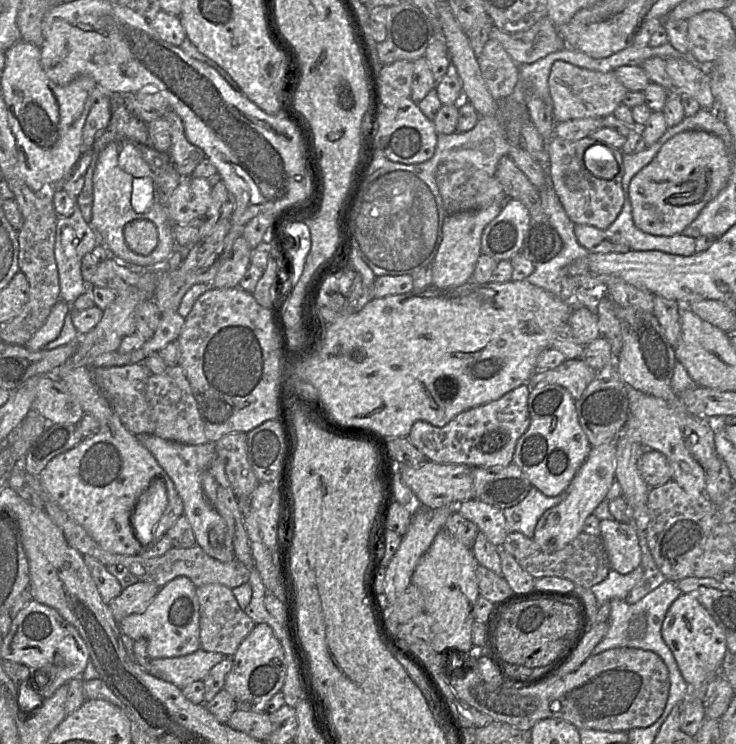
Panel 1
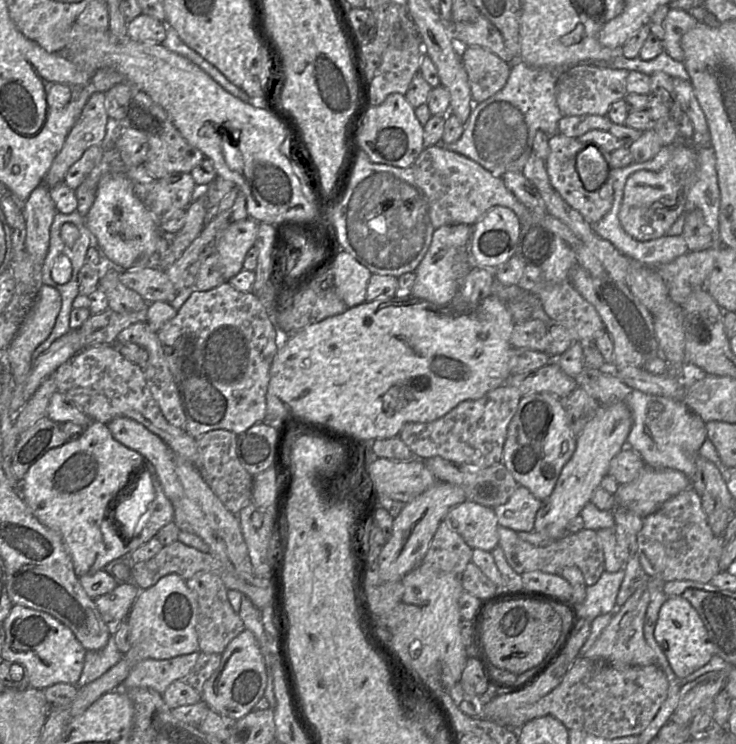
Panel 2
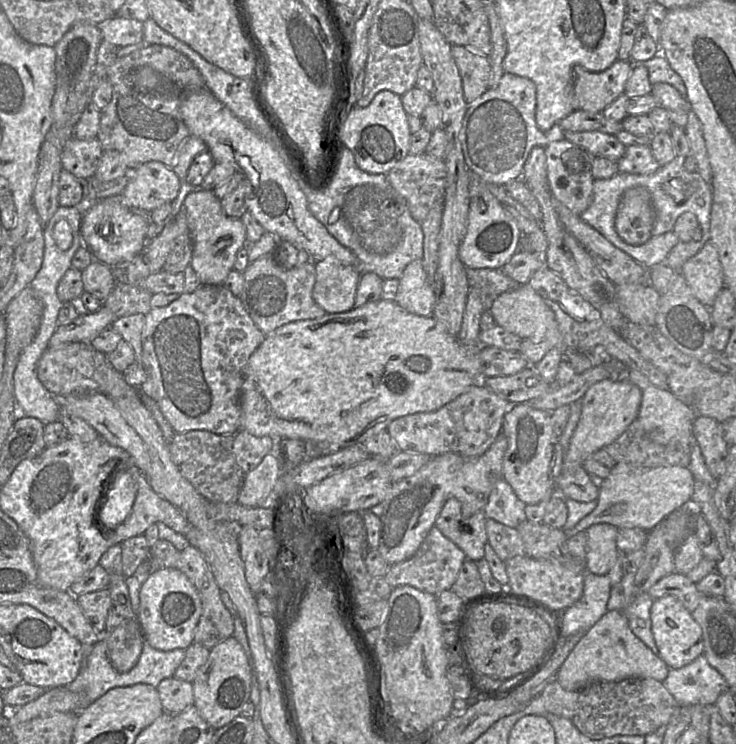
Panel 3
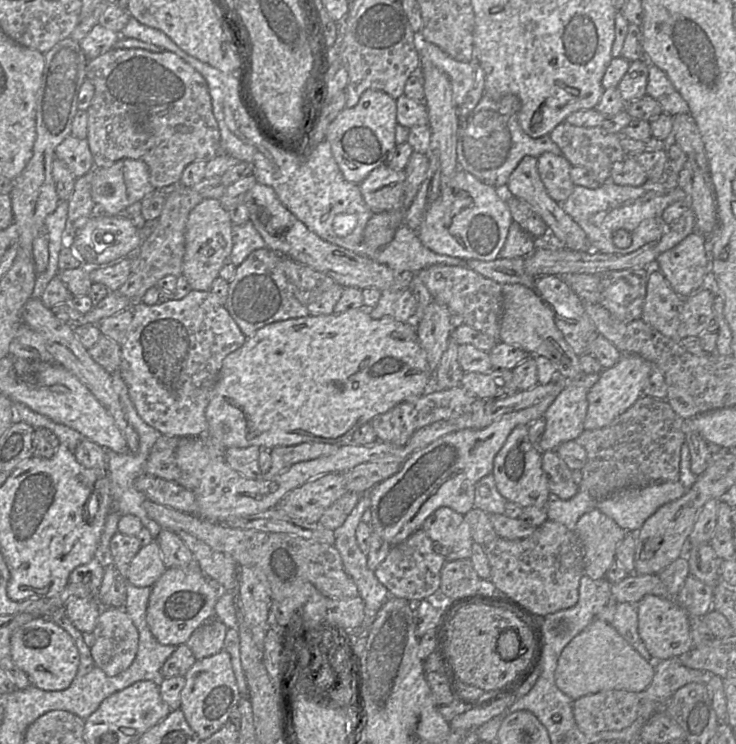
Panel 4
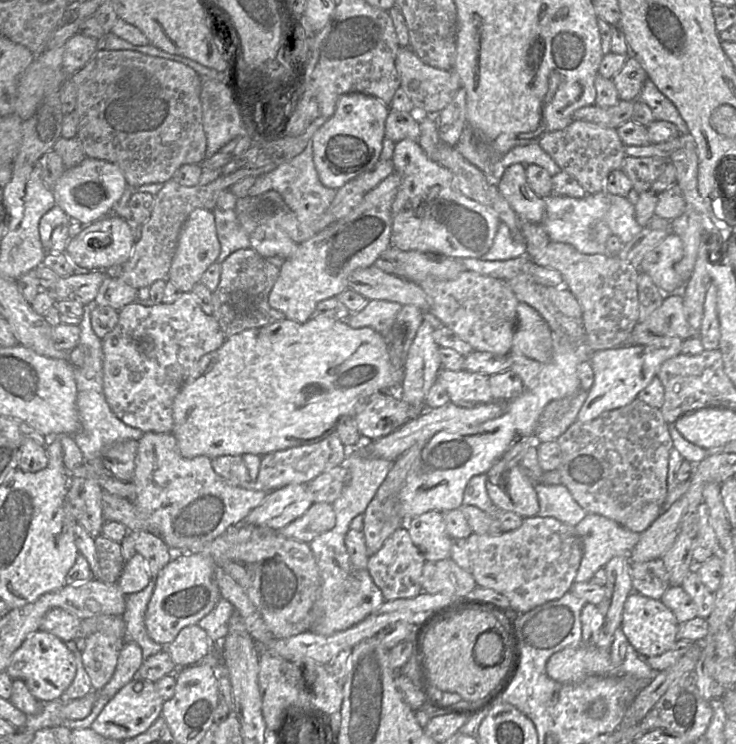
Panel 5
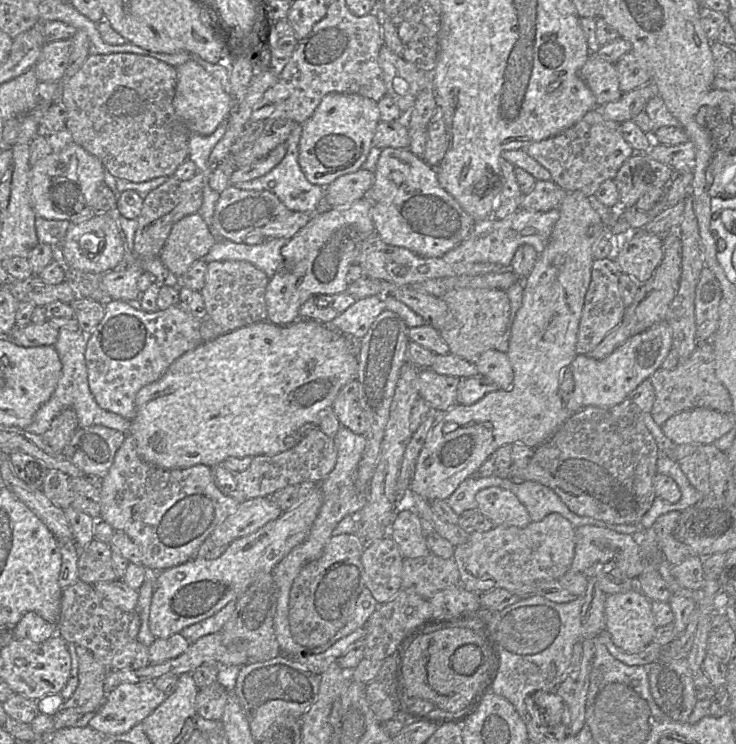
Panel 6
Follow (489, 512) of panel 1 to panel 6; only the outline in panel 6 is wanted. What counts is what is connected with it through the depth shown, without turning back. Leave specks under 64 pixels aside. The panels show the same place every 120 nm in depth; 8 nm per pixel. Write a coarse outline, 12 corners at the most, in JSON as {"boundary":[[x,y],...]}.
{"boundary":[[397,511],[388,536],[405,559],[430,553],[421,519]]}

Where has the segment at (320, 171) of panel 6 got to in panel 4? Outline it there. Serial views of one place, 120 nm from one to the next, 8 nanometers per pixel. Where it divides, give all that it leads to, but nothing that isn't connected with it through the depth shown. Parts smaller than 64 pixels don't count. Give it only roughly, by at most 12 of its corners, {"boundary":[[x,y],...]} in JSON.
{"boundary":[[365,91],[329,125],[344,179],[360,184],[396,148],[396,100]]}

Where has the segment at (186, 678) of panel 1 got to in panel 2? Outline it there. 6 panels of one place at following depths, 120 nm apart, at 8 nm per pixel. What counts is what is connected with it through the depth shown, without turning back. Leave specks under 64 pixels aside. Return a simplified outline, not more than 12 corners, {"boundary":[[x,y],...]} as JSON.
{"boundary":[[201,652],[165,660],[145,659],[119,689],[162,694],[194,667]]}

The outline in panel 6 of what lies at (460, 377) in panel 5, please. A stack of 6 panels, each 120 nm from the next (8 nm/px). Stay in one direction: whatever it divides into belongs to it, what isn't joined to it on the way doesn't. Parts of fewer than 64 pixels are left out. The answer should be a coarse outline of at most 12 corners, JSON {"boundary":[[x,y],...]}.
{"boundary":[[420,369],[419,398],[436,412],[457,403],[460,378]]}

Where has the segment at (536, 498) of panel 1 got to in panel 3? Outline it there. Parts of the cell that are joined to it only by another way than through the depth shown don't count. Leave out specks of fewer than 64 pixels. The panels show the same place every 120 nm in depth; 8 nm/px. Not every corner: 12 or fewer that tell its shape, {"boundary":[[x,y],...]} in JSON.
{"boundary":[[501,478],[482,511],[516,528],[527,520],[526,504]]}

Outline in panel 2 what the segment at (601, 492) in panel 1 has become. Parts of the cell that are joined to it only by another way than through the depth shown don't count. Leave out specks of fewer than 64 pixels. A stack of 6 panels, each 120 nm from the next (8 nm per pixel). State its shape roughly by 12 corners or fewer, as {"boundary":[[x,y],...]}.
{"boundary":[[621,401],[603,404],[576,436],[575,451],[534,530],[569,534],[608,474],[632,427]]}

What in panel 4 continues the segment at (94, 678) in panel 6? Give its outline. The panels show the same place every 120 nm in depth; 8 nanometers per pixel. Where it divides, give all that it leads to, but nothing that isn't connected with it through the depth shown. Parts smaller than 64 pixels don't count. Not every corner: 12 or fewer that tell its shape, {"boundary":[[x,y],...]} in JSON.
{"boundary":[[104,608],[92,633],[95,666],[130,667],[139,634],[124,609]]}

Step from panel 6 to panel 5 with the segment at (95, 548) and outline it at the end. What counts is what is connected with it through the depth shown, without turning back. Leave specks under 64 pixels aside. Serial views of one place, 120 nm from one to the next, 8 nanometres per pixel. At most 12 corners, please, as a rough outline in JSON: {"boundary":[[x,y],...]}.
{"boundary":[[100,535],[95,547],[99,580],[118,583],[125,565],[121,545]]}

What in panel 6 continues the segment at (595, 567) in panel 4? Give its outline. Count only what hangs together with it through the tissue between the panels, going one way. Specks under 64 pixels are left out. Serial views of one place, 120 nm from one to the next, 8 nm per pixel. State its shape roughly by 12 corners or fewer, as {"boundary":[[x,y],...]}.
{"boundary":[[577,527],[570,570],[612,564],[630,578],[644,570],[638,537]]}

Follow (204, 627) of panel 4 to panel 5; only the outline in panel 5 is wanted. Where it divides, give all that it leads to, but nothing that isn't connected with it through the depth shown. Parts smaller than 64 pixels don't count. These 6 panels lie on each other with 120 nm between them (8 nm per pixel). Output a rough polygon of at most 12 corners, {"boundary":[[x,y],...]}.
{"boundary":[[197,624],[164,647],[177,668],[201,663],[215,643]]}

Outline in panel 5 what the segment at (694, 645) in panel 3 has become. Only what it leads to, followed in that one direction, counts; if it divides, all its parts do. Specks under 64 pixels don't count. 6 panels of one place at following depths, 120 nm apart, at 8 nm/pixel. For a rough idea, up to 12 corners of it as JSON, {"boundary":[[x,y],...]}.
{"boundary":[[632,590],[620,627],[639,654],[677,641],[679,624],[660,599]]}

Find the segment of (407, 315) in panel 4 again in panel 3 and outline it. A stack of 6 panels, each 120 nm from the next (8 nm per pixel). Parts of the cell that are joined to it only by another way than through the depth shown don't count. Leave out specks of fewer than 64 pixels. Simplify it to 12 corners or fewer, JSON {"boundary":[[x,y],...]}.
{"boundary":[[421,259],[403,271],[394,301],[431,316],[436,297]]}

